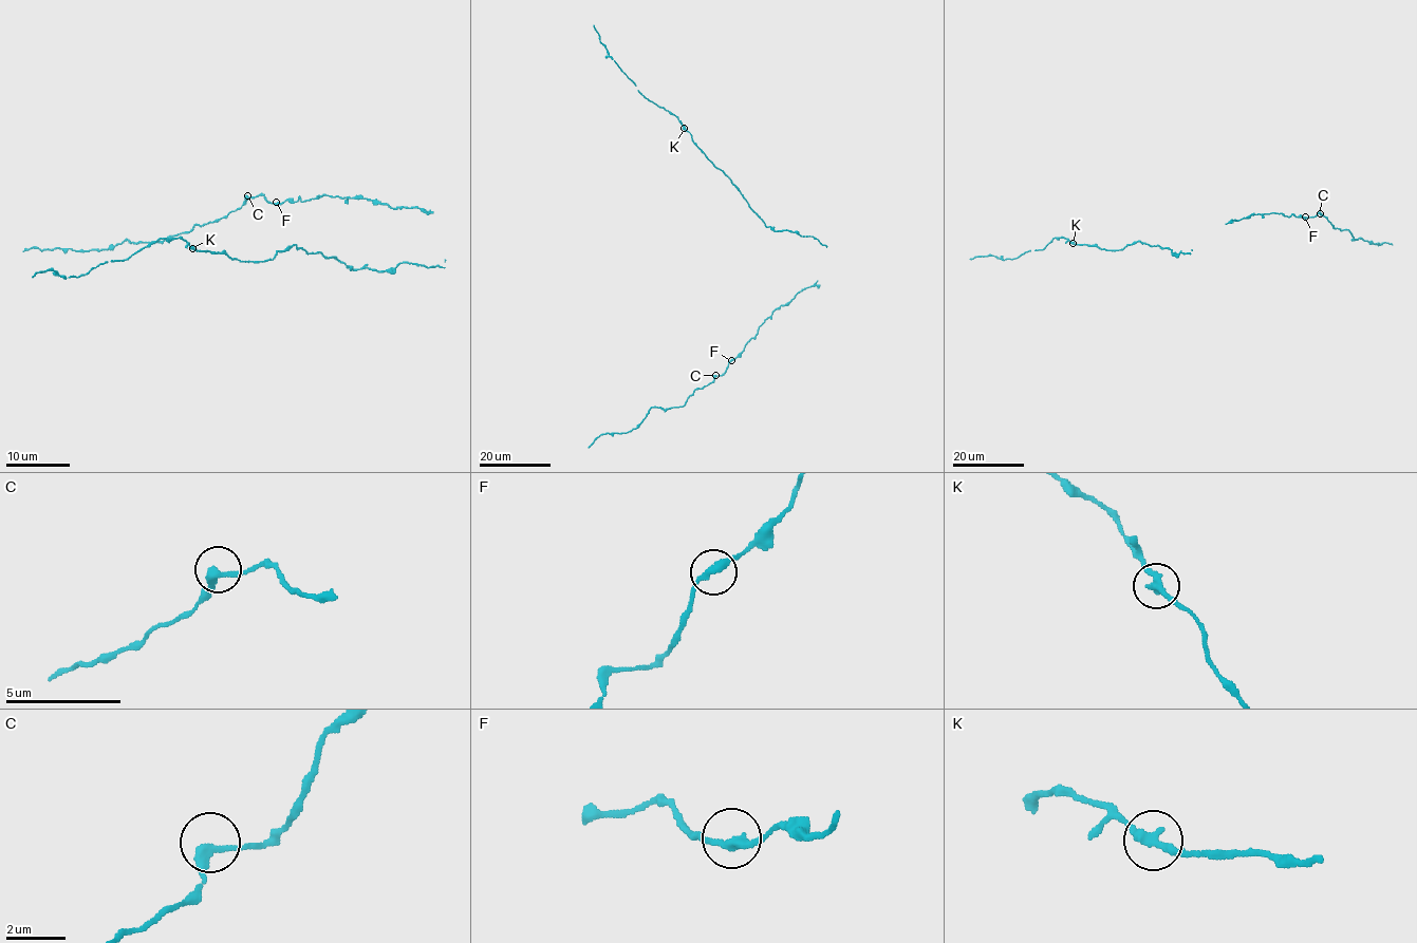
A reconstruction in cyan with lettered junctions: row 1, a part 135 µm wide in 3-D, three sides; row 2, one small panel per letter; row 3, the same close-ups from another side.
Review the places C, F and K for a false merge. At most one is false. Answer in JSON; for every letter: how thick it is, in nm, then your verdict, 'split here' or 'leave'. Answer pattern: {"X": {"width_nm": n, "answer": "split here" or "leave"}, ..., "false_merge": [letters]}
{"C": {"width_nm": 300, "answer": "leave"}, "F": {"width_nm": 280, "answer": "leave"}, "K": {"width_nm": 280, "answer": "leave"}, "false_merge": []}

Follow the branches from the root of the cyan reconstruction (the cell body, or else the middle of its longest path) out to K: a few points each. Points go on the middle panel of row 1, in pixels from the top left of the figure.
K: (822, 245), (809, 236), (775, 231), (767, 227), (731, 180), (707, 157), (684, 128)

